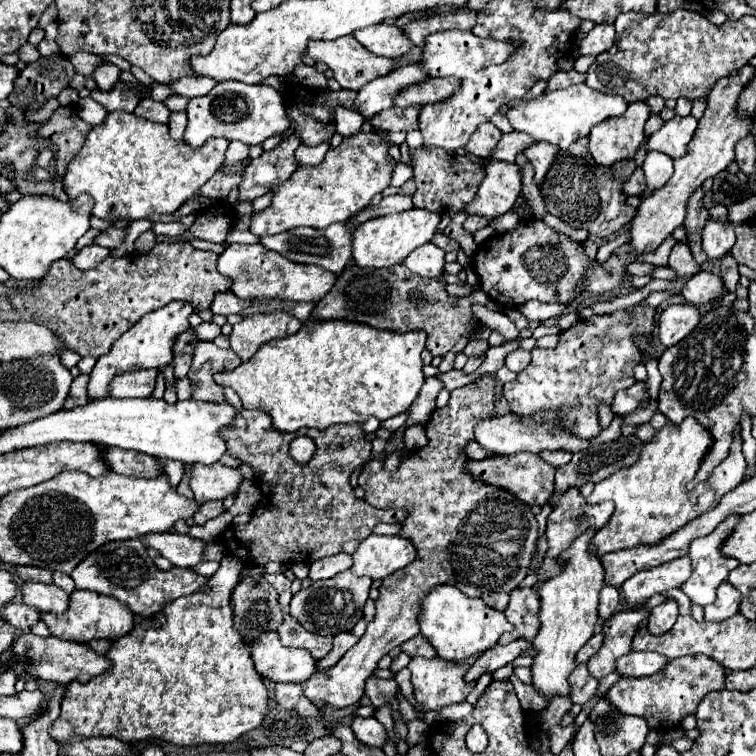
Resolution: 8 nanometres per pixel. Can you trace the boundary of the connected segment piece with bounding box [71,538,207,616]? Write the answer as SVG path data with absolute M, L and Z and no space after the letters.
M139 538L103 544L95 552L87 554L83 562L75 566L71 578L75 580L75 586L79 590L95 590L99 594L113 596L141 616L151 616L159 612L167 602L179 596L189 596L207 582L207 578L185 568L173 568L169 572L161 572L147 556L147 548Z

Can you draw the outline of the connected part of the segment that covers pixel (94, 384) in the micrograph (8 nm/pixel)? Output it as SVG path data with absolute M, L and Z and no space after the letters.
M171 302L147 316L143 316L127 334L123 334L119 340L115 340L113 348L99 356L89 382L89 396L93 400L109 396L109 382L121 374L121 372L131 372L131 370L141 370L141 368L151 368L151 366L165 366L173 362L173 352L171 346L179 334L183 334L189 328L189 316L193 314L191 304L187 302Z

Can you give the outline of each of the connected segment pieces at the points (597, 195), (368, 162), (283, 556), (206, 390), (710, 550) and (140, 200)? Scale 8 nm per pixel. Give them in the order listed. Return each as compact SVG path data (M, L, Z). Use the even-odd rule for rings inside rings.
M587 138L577 140L571 144L571 148L557 152L555 162L547 170L543 186L539 186L545 208L549 214L567 222L571 228L585 228L599 238L615 236L635 216L635 210L627 206L627 198L621 190L623 182L633 174L633 170L635 160L619 160L619 164L613 164L611 168L595 164L587 150Z
M359 130L359 132L343 138L343 142L337 148L329 148L329 152L325 154L325 160L321 164L297 168L295 174L287 182L279 184L279 188L273 188L273 202L271 202L271 206L267 206L261 212L253 212L251 214L249 230L255 236L271 236L271 234L279 234L279 232L285 232L285 230L291 230L291 228L299 228L299 226L327 228L333 222L349 220L359 210L363 210L371 202L371 198L375 194L383 192L389 186L393 168L395 168L395 160L389 156L387 144L383 144L382 139L375 132Z
M241 410L235 418L235 422L223 430L223 436L227 440L227 454L241 460L243 464L249 464L255 472L255 482L261 490L261 500L257 508L251 514L249 524L231 524L223 530L221 542L227 548L229 556L237 556L245 566L251 564L267 564L267 562L279 562L283 566L295 564L295 562L315 562L325 556L331 556L335 552L341 552L341 546L347 540L365 540L373 528L381 522L399 524L405 520L405 510L377 510L365 500L355 498L353 488L349 484L349 476L357 466L361 466L369 454L371 454L371 442L367 434L363 432L361 424L341 424L331 426L327 430L309 430L301 428L293 434L283 434L273 428L271 418L267 418L265 412L259 410ZM297 436L309 436L315 440L317 450L313 458L307 464L297 464L289 456L289 442Z
M197 342L193 350L193 364L187 374L191 380L191 398L207 402L225 402L223 388L215 384L213 374L233 370L241 364L239 356L231 350L221 350L213 342Z
M729 516L727 520L723 520L723 524L719 524L711 534L707 536L701 536L697 540L693 540L691 548L689 548L689 556L691 556L691 562L693 562L693 574L689 576L689 580L681 586L681 590L689 596L689 600L693 604L699 604L699 606L707 606L715 600L715 590L721 582L725 582L725 578L729 576L729 572L733 568L739 566L739 560L735 558L729 558L729 556L723 556L721 552L721 544L723 540L727 540L727 536L731 536L735 524L739 522L739 516Z
M109 112L105 122L95 126L89 136L85 136L85 144L81 152L73 156L67 164L67 172L63 176L63 188L69 198L77 198L87 192L93 196L93 216L113 222L117 218L127 218L129 222L147 218L149 214L173 214L189 196L193 196L223 164L225 150L229 140L225 138L209 138L201 148L191 148L183 140L173 140L169 136L167 124L155 124L151 120L139 118L129 112Z

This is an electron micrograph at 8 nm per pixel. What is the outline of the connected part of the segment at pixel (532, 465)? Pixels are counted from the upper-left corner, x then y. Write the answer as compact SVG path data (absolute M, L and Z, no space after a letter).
M507 454L507 456L487 456L483 460L469 460L467 472L477 480L491 484L495 488L503 488L515 494L521 502L529 506L543 506L547 498L553 494L553 474L555 468L541 460L537 454Z

